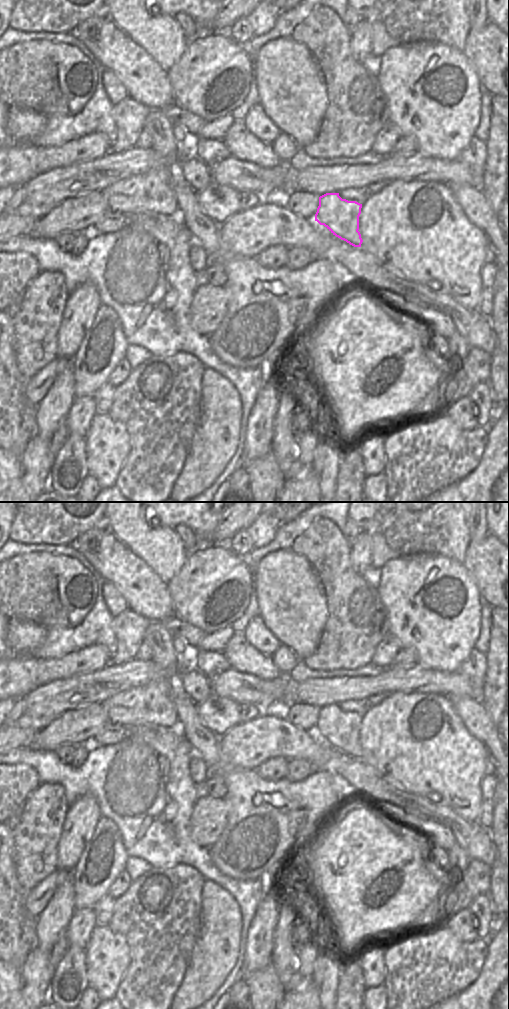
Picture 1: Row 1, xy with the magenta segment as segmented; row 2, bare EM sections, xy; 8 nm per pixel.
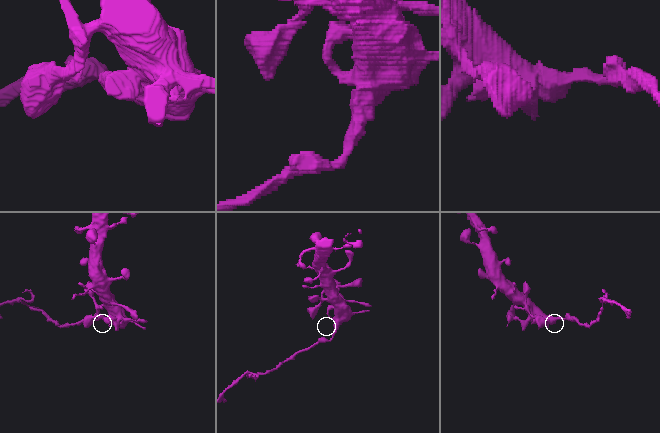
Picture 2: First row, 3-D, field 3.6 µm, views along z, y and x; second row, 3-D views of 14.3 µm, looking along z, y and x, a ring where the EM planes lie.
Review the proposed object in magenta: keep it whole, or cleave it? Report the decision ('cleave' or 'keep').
cleave

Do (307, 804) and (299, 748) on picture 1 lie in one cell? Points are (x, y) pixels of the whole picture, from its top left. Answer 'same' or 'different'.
different

